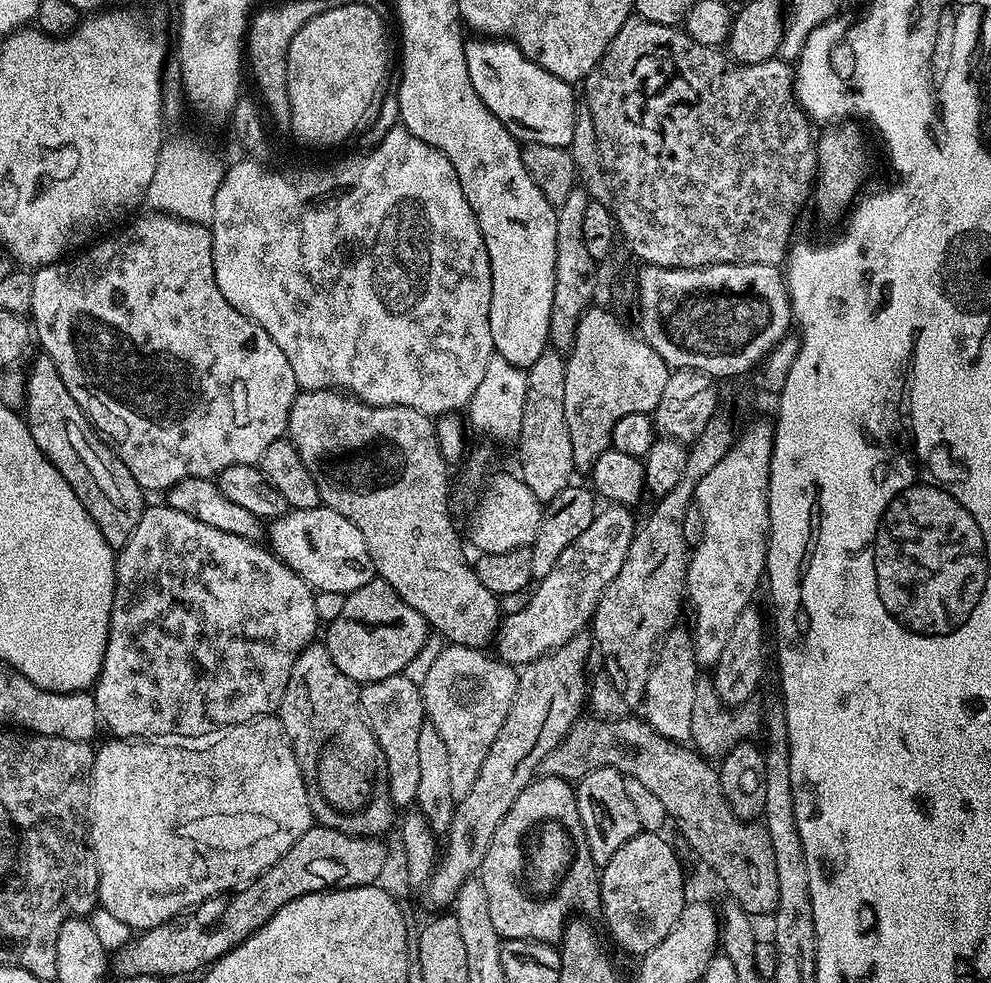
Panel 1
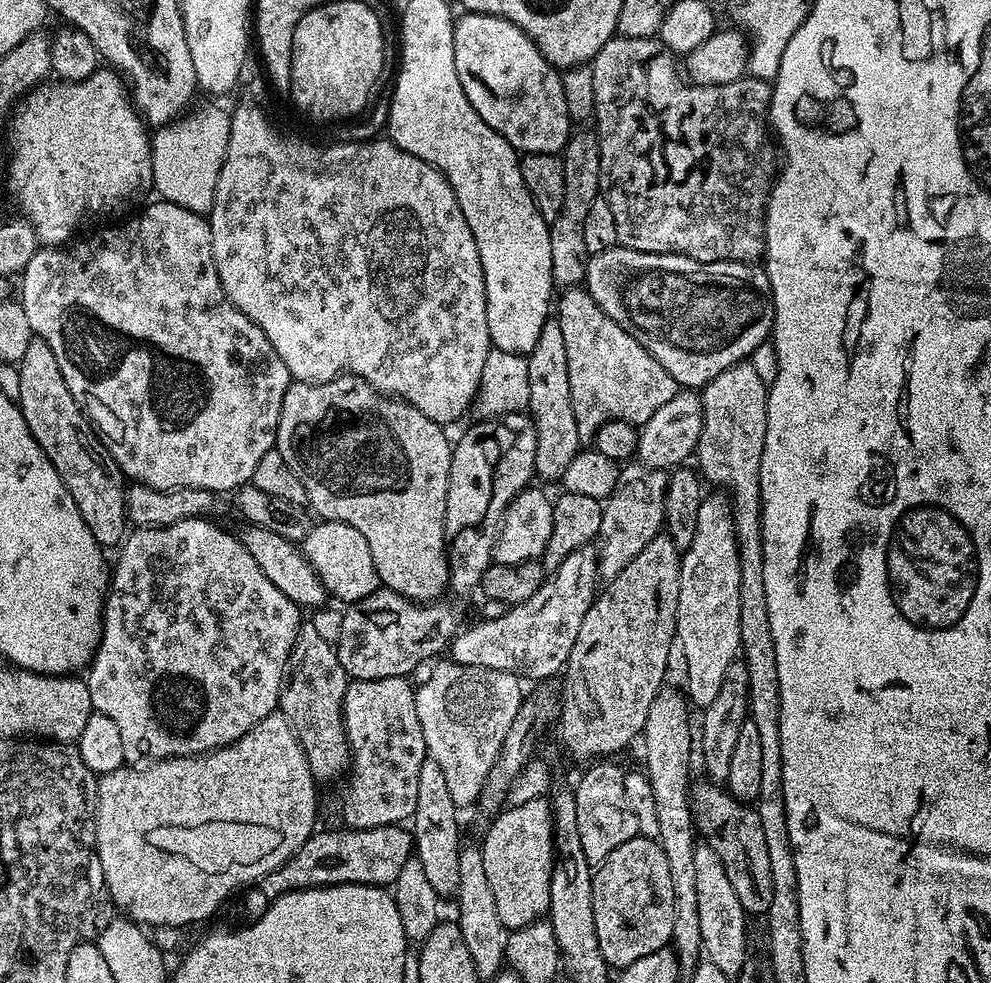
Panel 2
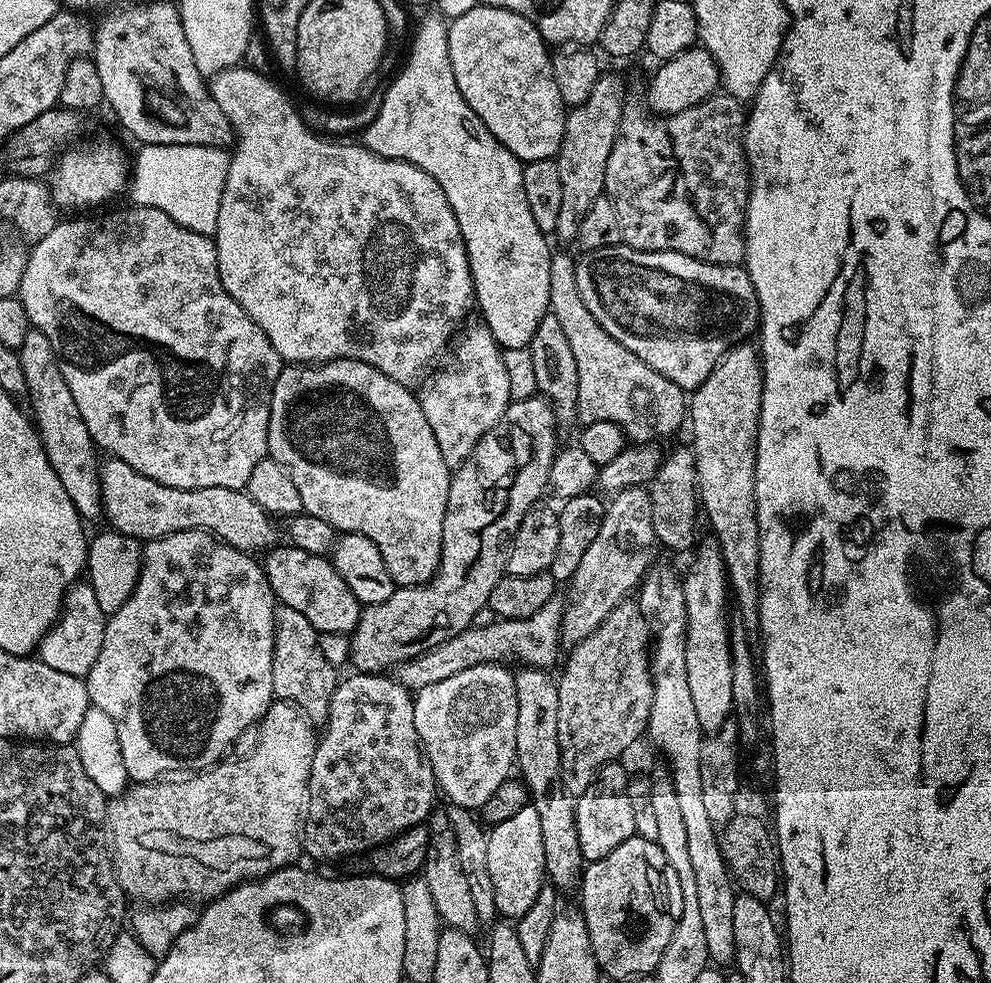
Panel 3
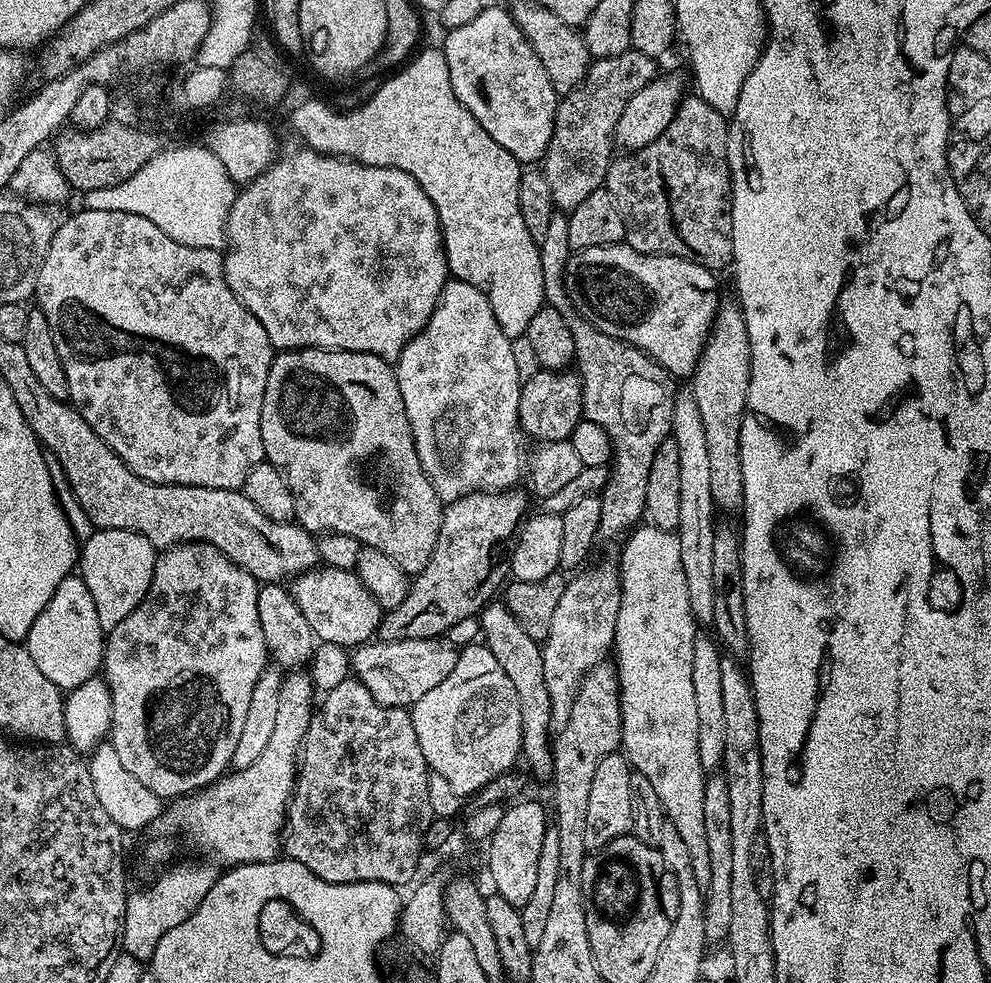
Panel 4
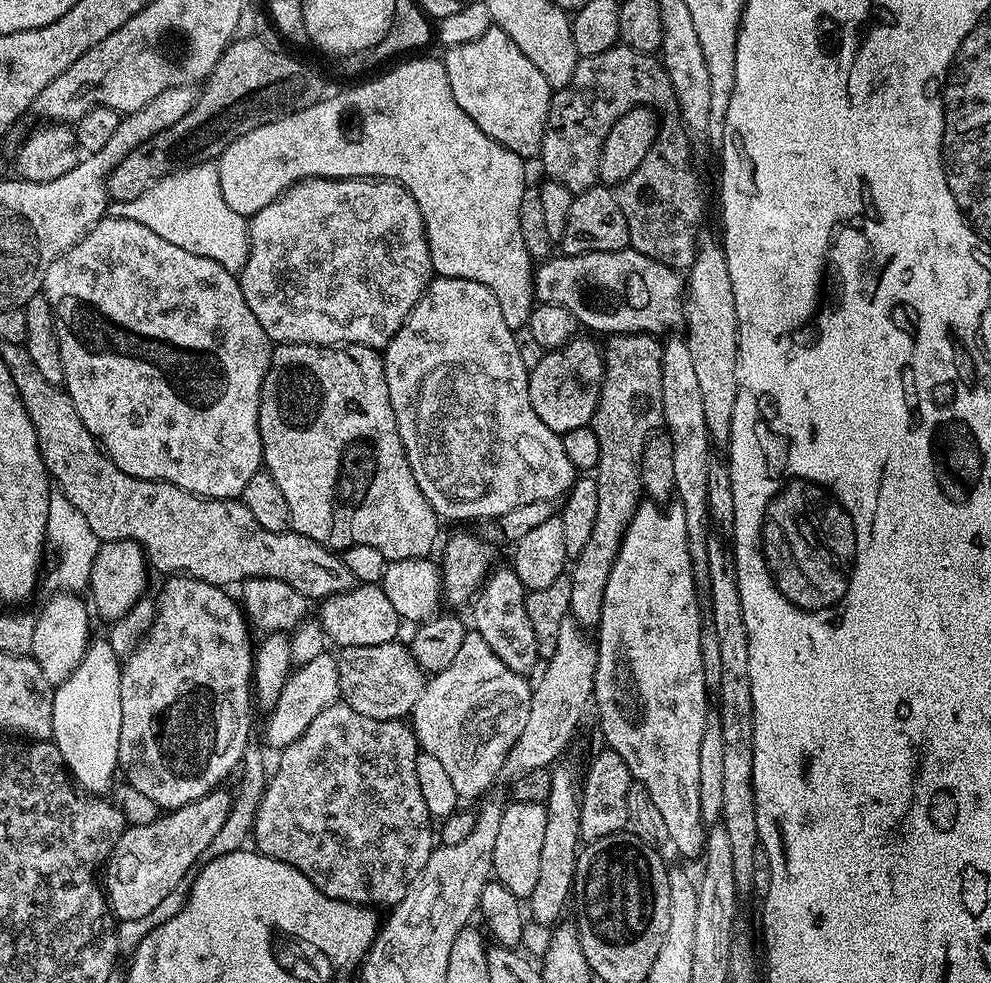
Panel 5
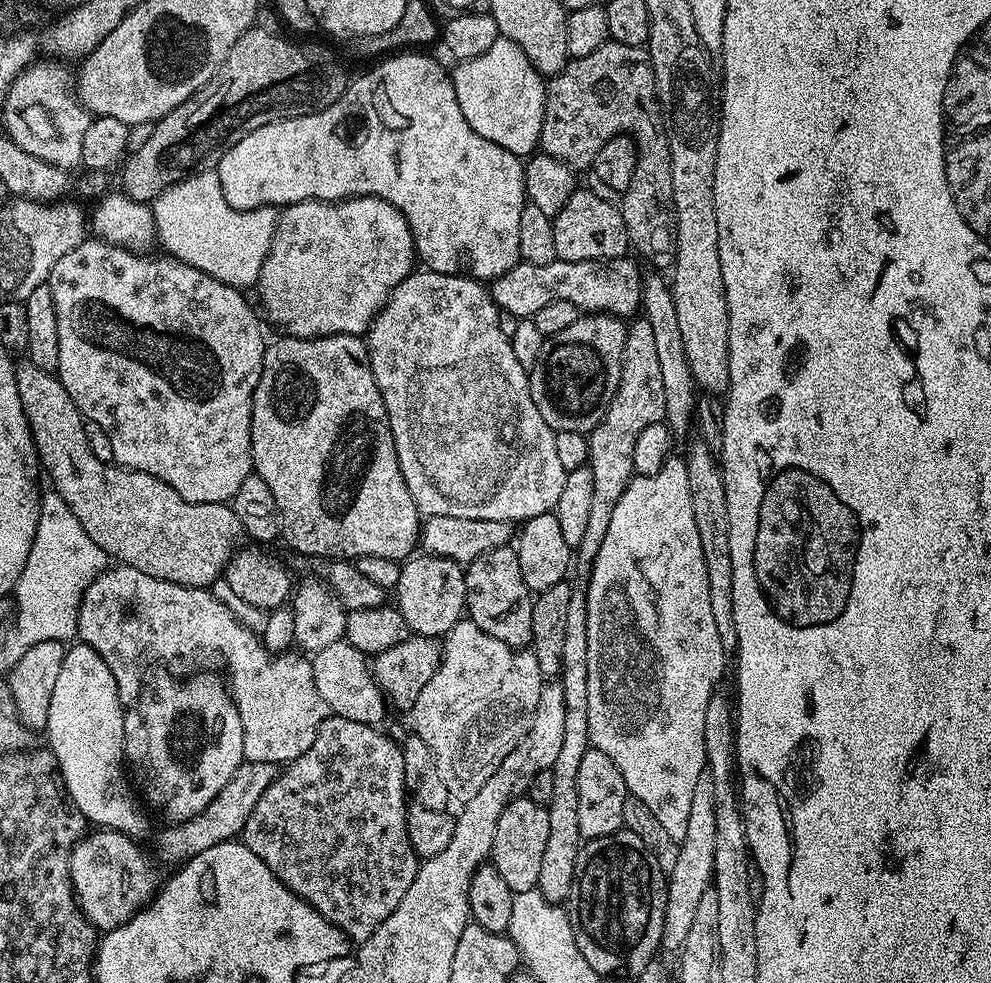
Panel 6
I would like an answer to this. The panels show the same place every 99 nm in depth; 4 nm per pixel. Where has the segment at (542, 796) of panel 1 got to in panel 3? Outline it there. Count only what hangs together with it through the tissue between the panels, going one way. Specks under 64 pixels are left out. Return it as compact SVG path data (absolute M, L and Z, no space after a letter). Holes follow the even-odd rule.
M525 806L506 822L491 825L486 846L486 862L490 865L490 882L494 882L496 911L504 918L518 918L534 906L538 890L546 882L544 851L542 850L542 826L538 810Z

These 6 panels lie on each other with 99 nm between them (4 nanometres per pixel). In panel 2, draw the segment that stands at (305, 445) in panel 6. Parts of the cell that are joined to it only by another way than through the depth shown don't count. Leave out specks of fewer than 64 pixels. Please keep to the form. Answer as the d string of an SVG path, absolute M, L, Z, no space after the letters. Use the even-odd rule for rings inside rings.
M335 376L330 382L321 384L301 384L293 382L286 390L286 398L282 398L282 414L278 418L278 430L276 431L276 447L278 454L286 461L286 466L298 474L302 486L306 486L306 498L311 511L320 520L333 520L342 522L346 526L354 526L362 538L366 538L366 546L370 546L370 555L374 557L374 570L378 570L378 578L381 585L398 594L402 594L407 600L417 602L436 602L440 596L450 588L450 548L446 543L444 531L444 515L446 514L446 494L448 493L448 479L450 478L450 462L452 461L453 441L448 441L448 436L441 425L436 424L422 410L410 406L404 400L389 398L377 388L372 388L365 380L357 376Z

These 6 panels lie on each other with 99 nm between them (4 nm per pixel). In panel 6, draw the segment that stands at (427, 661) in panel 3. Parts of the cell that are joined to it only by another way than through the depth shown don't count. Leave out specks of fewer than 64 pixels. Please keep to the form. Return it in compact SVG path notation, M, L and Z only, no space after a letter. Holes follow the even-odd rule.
M345 638L338 642L330 642L330 646L315 652L311 662L314 686L318 686L318 694L322 694L322 702L326 702L331 715L373 726L381 723L379 720L384 716L386 697L380 685L376 683L376 677L372 674L372 664L365 653L359 652Z

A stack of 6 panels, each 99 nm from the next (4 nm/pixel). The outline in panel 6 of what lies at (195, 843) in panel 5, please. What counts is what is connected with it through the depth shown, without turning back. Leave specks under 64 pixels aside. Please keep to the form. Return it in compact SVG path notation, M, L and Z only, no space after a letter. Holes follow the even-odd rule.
M245 760L238 766L236 773L218 790L218 794L194 818L181 820L168 826L168 829L156 840L156 848L160 856L171 866L179 866L184 861L202 854L202 850L210 850L210 846L218 846L227 840L236 840L243 833L246 818L254 814L254 806L258 806L258 798L266 794L266 786L270 786L278 775L277 765L270 762L254 762ZM92 830L81 836L70 854L70 878L76 903L101 932L122 926L152 901L158 891L156 868L133 837L115 830Z

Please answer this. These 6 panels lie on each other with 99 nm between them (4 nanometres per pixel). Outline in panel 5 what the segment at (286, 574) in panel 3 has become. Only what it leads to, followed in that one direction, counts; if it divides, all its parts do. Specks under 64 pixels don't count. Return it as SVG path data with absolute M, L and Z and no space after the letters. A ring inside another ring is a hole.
M360 584L342 594L334 594L319 601L318 619L324 628L324 635L336 643L337 649L350 646L382 646L393 643L402 627L398 610L386 598L384 589L379 584Z

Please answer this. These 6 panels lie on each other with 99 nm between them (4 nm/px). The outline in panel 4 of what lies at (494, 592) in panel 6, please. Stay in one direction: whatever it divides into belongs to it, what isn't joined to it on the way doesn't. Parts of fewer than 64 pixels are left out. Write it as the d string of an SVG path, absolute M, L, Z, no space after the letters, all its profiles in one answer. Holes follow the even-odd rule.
M489 602L478 613L482 643L498 658L498 666L510 678L518 694L518 706L522 710L522 736L520 738L520 756L532 767L536 776L544 778L552 775L552 711L550 694L546 690L546 678L542 674L541 645L518 623L518 618L502 602ZM549 735L549 736L548 736Z

